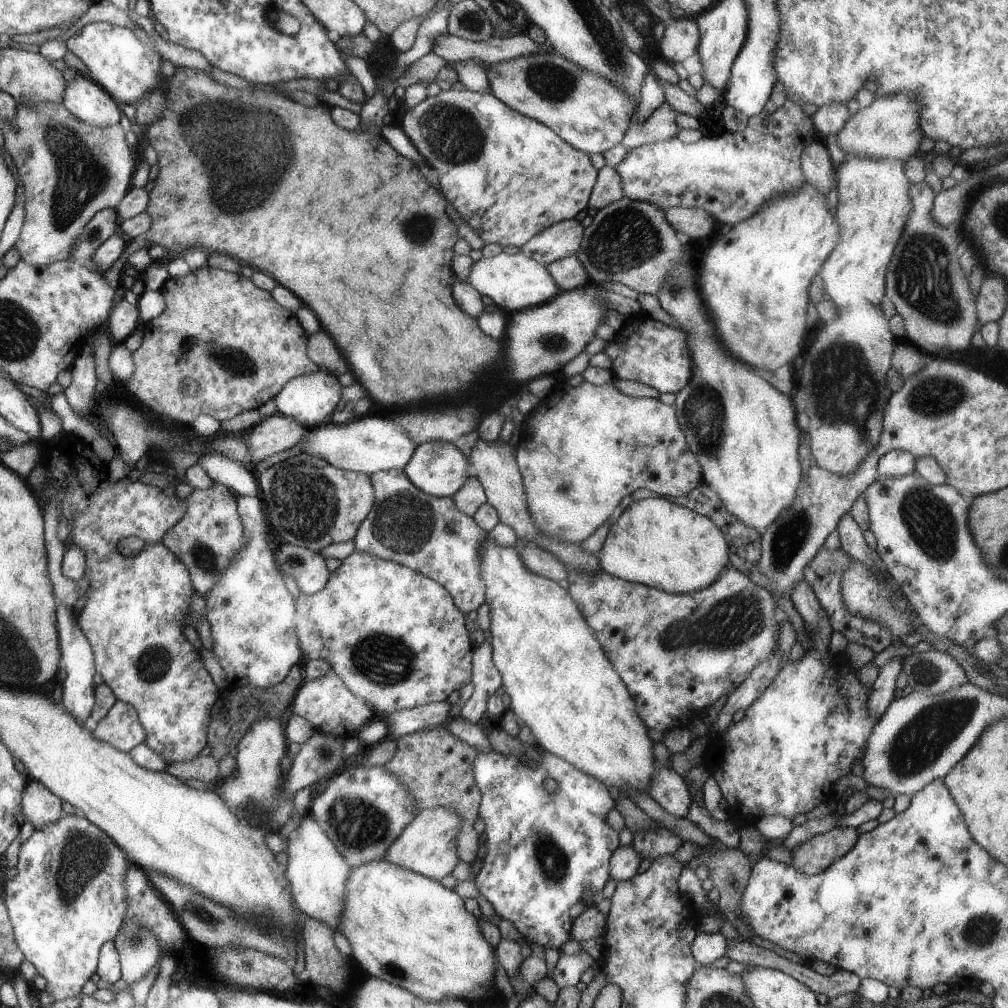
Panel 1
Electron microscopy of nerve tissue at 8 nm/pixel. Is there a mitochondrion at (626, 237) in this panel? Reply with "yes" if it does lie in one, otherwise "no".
yes

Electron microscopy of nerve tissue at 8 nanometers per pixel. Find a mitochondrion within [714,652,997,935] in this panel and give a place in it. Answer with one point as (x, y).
(918, 744)

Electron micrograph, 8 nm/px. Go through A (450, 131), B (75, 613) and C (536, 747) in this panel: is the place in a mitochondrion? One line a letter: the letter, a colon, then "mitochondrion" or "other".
A: mitochondrion
B: other
C: other

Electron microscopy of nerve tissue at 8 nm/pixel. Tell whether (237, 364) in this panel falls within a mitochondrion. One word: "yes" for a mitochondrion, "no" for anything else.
yes

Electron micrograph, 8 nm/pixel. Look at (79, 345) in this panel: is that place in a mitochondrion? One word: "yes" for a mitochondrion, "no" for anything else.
no

